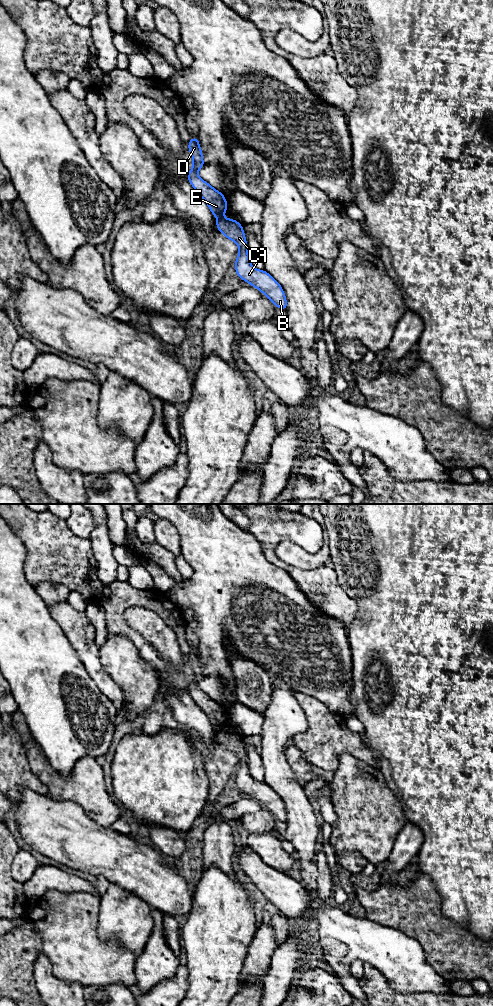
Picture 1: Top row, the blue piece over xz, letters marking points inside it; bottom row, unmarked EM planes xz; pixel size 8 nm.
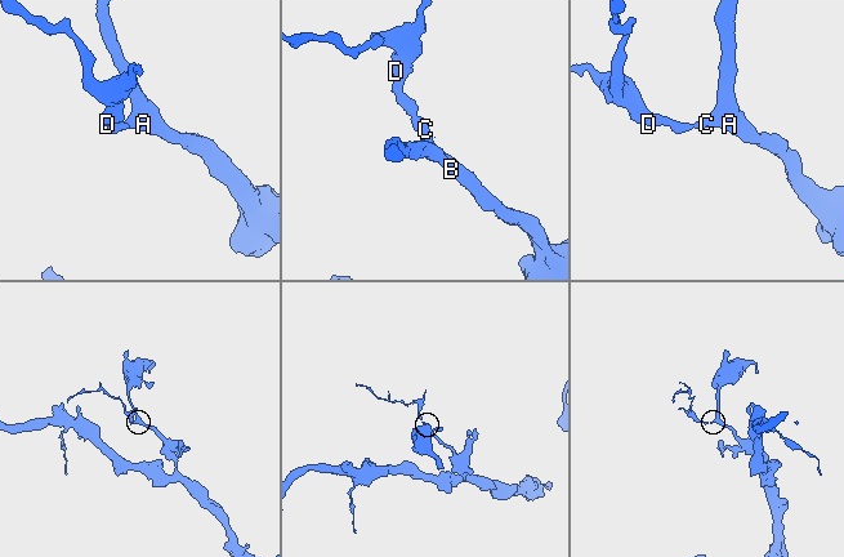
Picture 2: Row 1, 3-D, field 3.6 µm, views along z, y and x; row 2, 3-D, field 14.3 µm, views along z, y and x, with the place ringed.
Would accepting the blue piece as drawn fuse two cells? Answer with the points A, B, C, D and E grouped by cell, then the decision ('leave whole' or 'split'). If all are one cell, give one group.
A B C / D E | split

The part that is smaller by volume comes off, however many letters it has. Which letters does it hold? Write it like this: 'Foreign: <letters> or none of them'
Foreign: D, E

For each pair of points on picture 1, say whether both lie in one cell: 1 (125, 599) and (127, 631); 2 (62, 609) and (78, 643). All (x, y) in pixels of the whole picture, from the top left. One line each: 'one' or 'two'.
1: one
2: one

